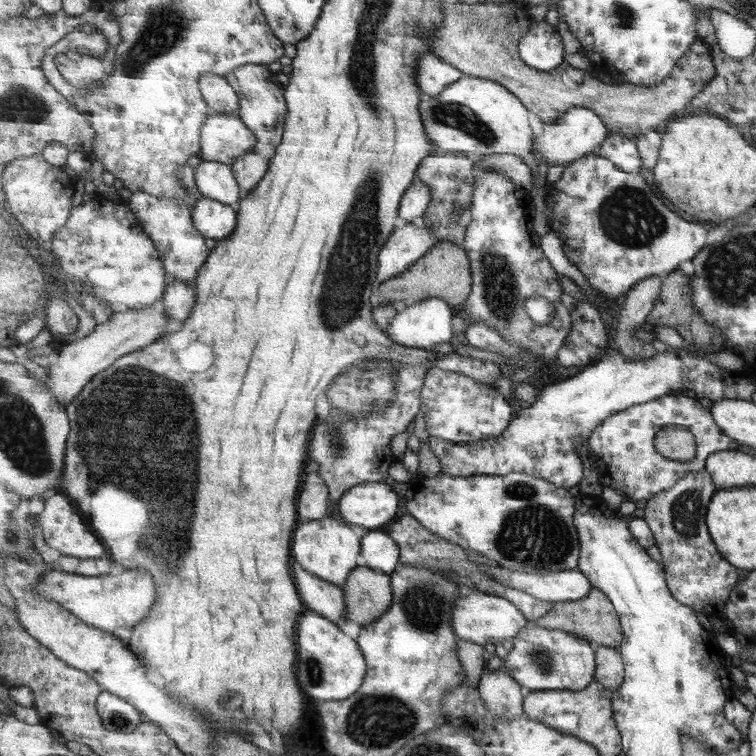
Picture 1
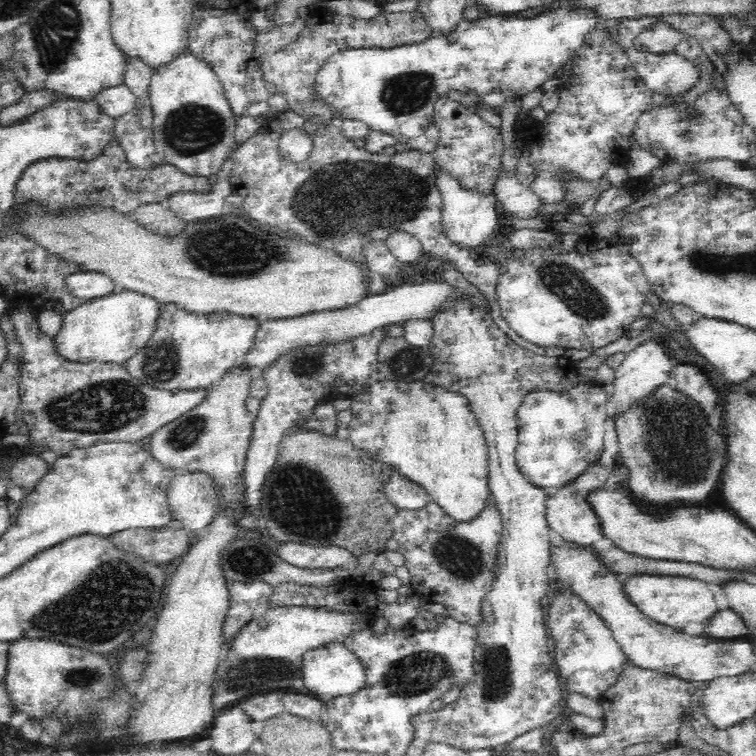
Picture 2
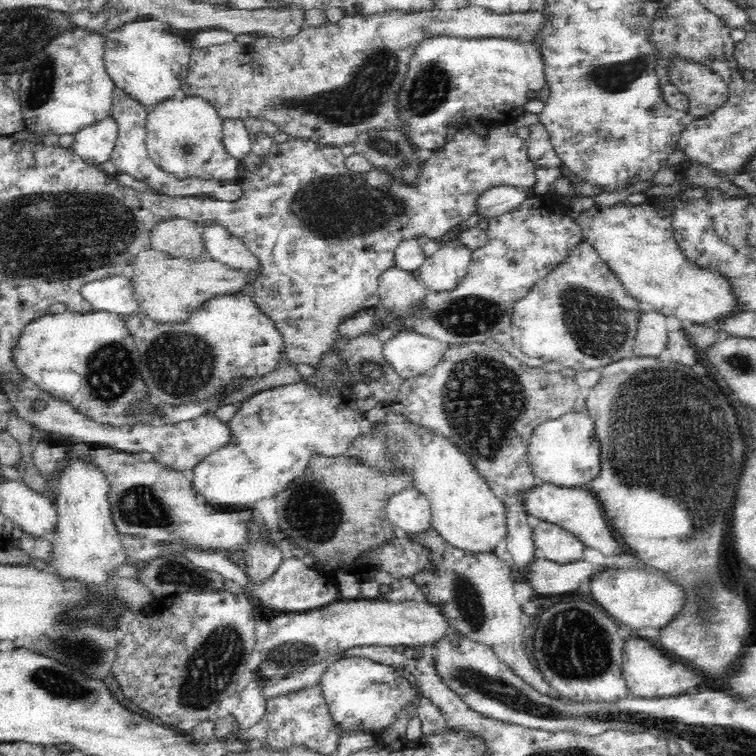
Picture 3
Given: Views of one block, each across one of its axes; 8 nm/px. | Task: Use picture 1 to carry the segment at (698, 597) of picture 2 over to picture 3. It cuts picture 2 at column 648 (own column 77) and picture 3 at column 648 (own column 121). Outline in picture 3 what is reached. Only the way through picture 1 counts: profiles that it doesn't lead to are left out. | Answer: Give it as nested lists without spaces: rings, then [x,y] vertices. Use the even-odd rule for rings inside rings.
[[[612,566],[594,575],[589,583],[590,593],[587,598],[601,607],[617,623],[623,623],[633,630],[648,626],[661,630],[681,613],[686,604],[686,594],[680,586],[638,568],[624,570]]]

